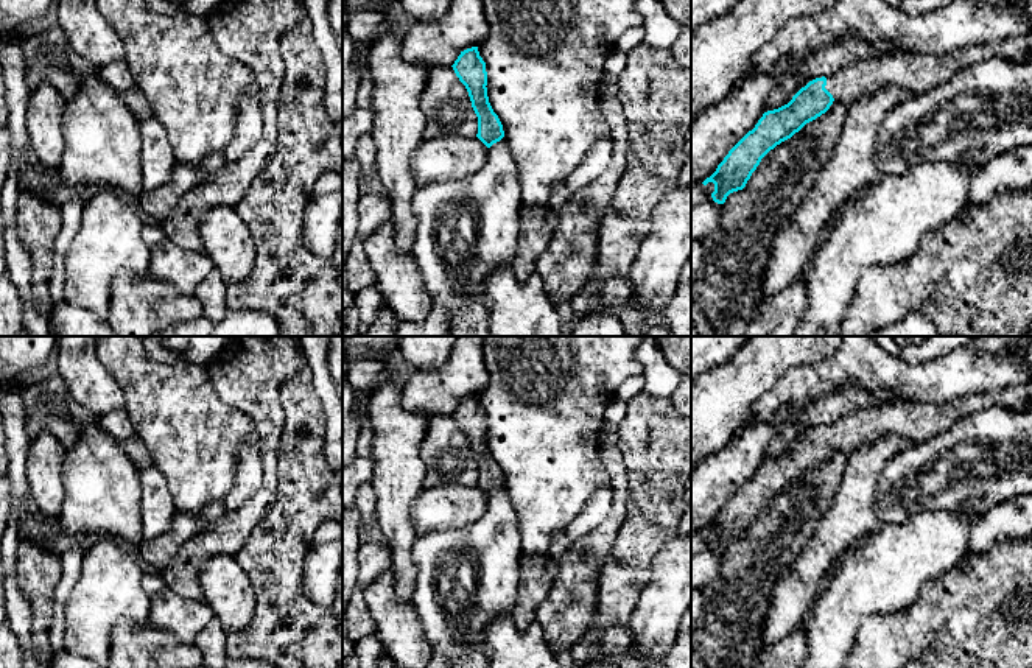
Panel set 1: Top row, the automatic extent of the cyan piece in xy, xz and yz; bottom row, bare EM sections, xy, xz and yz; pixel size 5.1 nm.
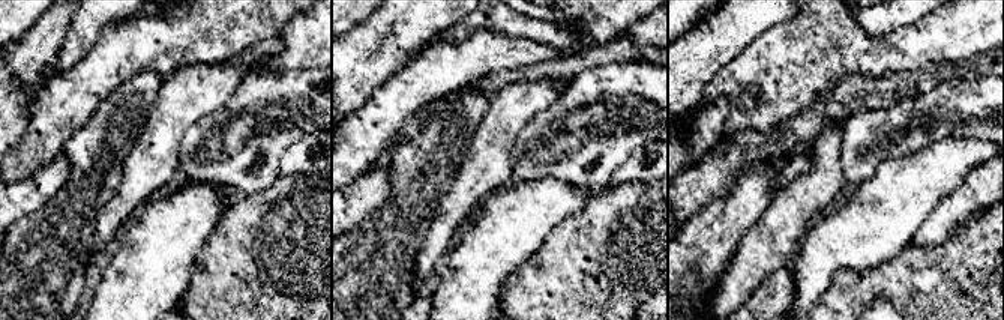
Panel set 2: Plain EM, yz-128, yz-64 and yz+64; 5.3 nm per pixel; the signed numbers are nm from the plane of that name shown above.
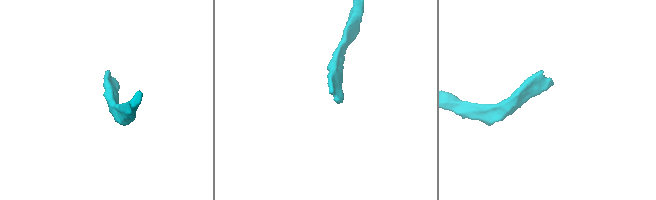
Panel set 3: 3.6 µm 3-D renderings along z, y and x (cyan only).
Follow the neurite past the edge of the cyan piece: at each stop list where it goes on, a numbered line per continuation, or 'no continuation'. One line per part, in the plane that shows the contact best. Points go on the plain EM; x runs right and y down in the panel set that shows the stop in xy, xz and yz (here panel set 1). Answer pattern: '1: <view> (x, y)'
1: yz (916, 421)

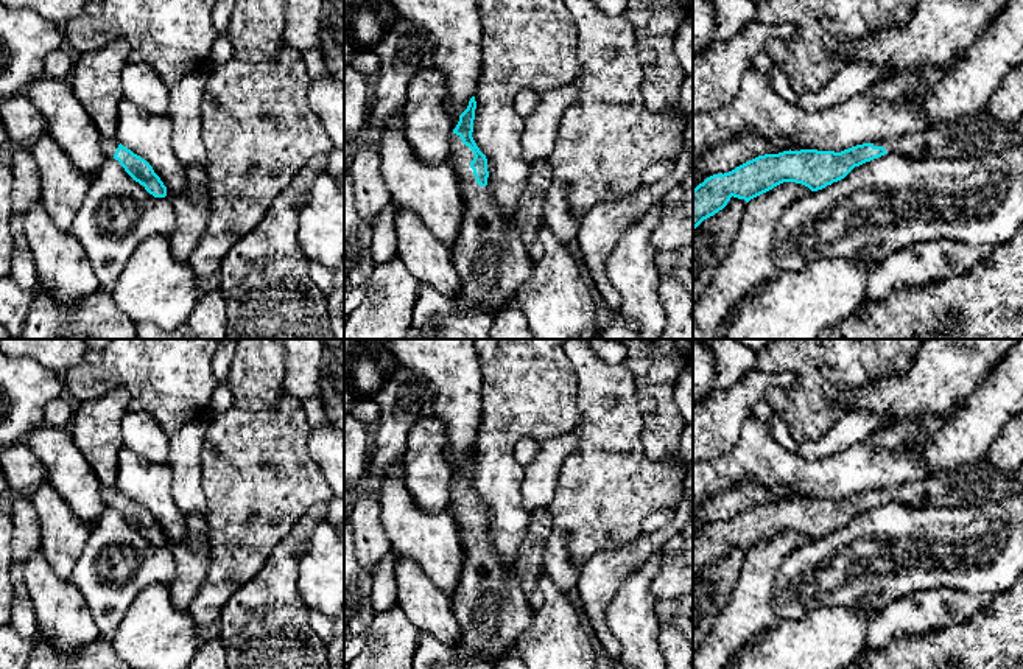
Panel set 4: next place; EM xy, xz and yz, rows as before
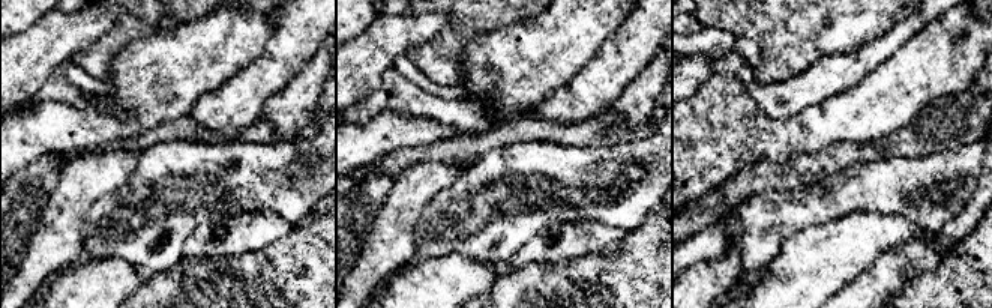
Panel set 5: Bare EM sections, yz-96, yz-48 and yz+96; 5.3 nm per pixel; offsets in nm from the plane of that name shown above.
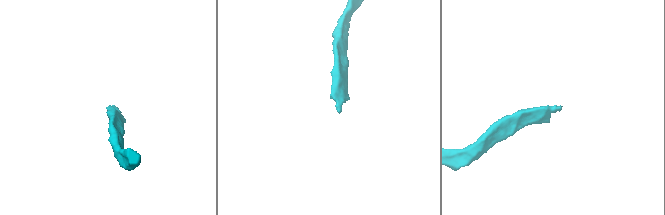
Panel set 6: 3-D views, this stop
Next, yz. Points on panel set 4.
1: yz (978, 483)

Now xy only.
1: xy (108, 493)

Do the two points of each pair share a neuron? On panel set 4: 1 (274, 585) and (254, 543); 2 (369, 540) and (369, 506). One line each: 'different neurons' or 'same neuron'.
1: different neurons
2: same neuron

